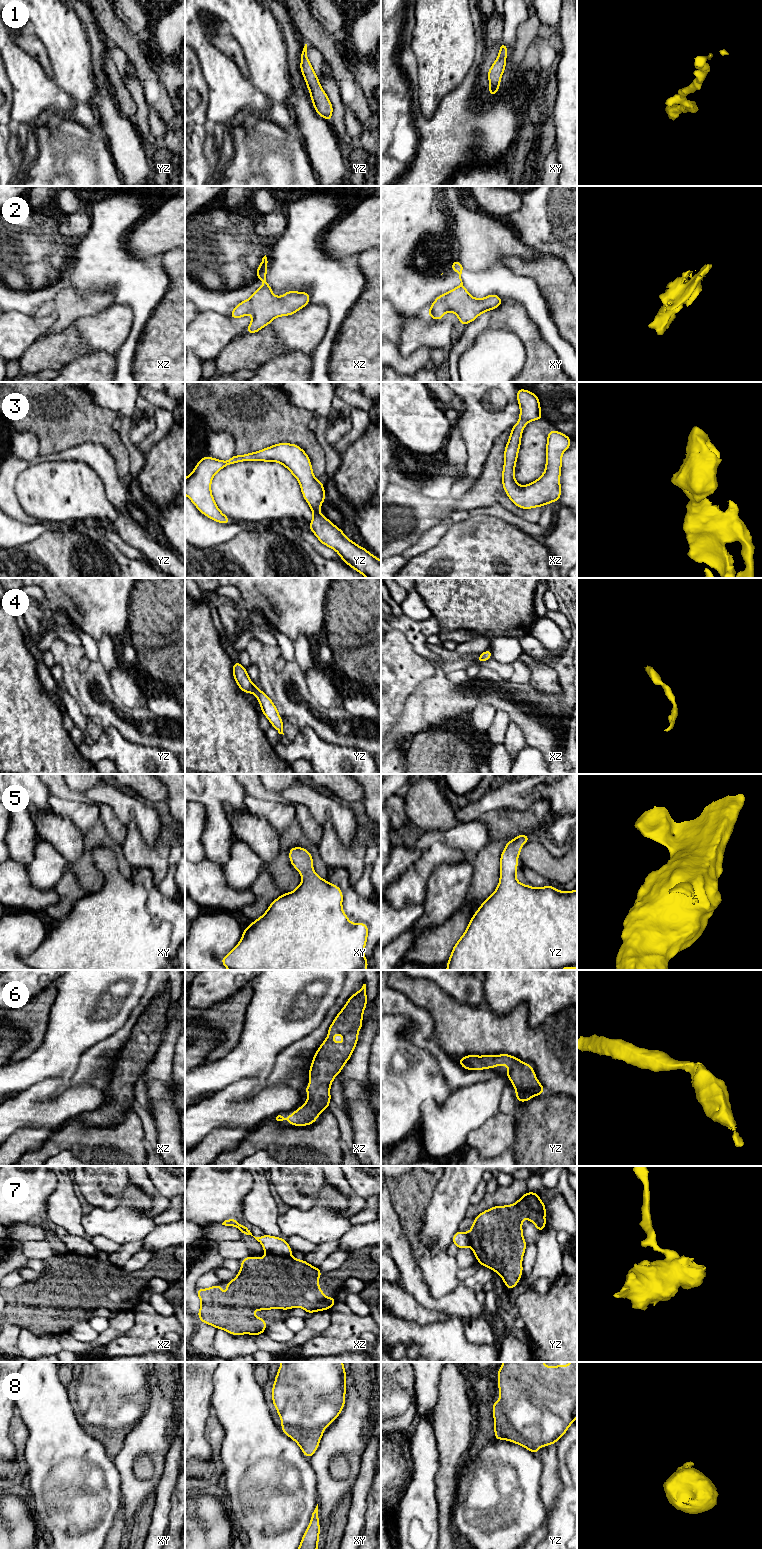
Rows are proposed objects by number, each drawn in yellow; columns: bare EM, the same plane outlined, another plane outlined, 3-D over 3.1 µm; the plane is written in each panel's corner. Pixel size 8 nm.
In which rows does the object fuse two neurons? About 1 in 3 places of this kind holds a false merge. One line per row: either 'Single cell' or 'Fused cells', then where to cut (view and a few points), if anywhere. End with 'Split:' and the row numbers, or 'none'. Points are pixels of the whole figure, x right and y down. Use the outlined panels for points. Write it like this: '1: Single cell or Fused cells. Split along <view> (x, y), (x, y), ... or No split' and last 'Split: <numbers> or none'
1: Single cell. No split
2: Single cell. No split
3: Single cell. No split
4: Single cell. No split
5: Single cell. No split
6: Single cell. No split
7: Fused cells. Split along xz (266, 1252), (289, 1255)
8: Single cell. No split
Split: 7

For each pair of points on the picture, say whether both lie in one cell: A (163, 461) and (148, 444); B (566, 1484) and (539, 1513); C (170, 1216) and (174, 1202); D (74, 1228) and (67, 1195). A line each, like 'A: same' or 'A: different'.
A: different
B: different
C: same
D: same

